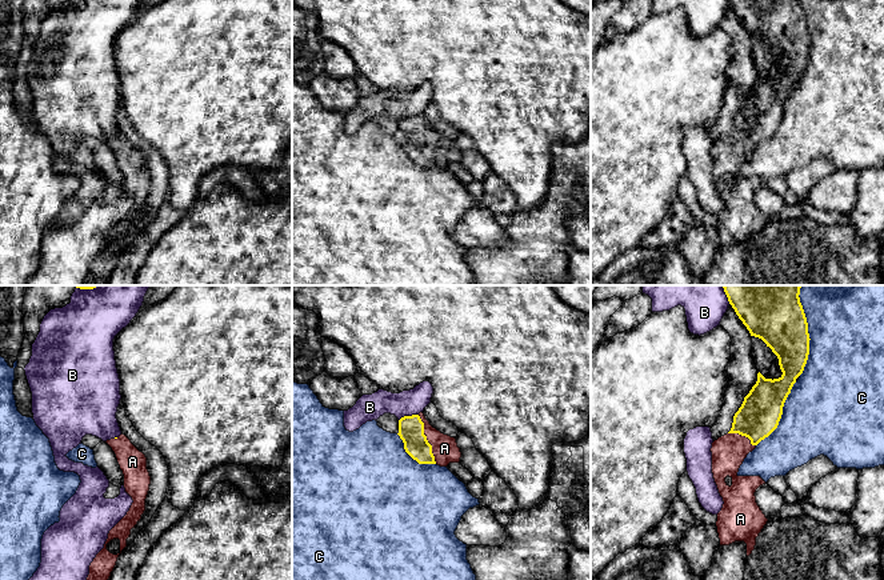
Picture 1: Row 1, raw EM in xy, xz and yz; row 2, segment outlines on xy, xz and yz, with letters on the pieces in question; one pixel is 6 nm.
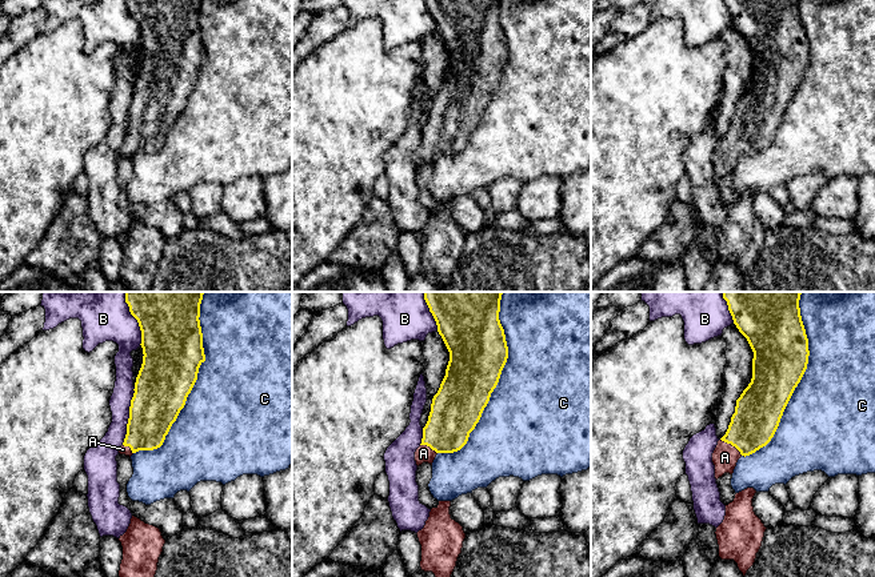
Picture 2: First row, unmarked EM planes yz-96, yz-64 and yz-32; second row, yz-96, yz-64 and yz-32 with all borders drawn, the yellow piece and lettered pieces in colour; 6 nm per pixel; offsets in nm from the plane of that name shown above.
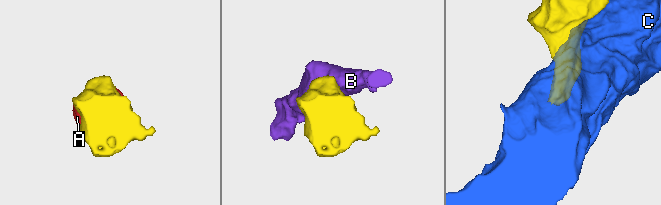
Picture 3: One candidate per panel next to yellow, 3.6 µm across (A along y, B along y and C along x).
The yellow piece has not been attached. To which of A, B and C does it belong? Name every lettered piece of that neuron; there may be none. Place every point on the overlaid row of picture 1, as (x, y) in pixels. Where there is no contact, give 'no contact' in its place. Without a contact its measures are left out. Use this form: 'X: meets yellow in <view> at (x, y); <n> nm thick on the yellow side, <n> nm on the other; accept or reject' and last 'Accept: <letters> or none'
A: meets yellow in xz at (426, 439); 160 nm thick on the yellow side, 160 nm on the other; accept
B: meets yellow in xz at (408, 416); 160 nm thick on the yellow side, 160 nm on the other; reject
C: meets yellow in yz at (807, 331); 360 nm thick on the yellow side, 460 nm on the other; reject
Accept: A

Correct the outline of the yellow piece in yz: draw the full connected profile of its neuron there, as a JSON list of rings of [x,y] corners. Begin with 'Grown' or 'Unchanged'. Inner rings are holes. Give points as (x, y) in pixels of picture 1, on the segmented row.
Grown. [[[723,285],[723,288],[751,336],[761,339],[772,349],[783,372],[779,379],[773,380],[757,373],[756,384],[733,416],[731,431],[715,440],[711,448],[712,473],[724,501],[716,521],[720,545],[744,541],[747,556],[749,556],[755,549],[756,537],[768,521],[755,496],[756,489],[765,481],[760,476],[739,476],[737,472],[747,455],[777,428],[784,403],[807,364],[811,339],[799,297],[801,285]]]

